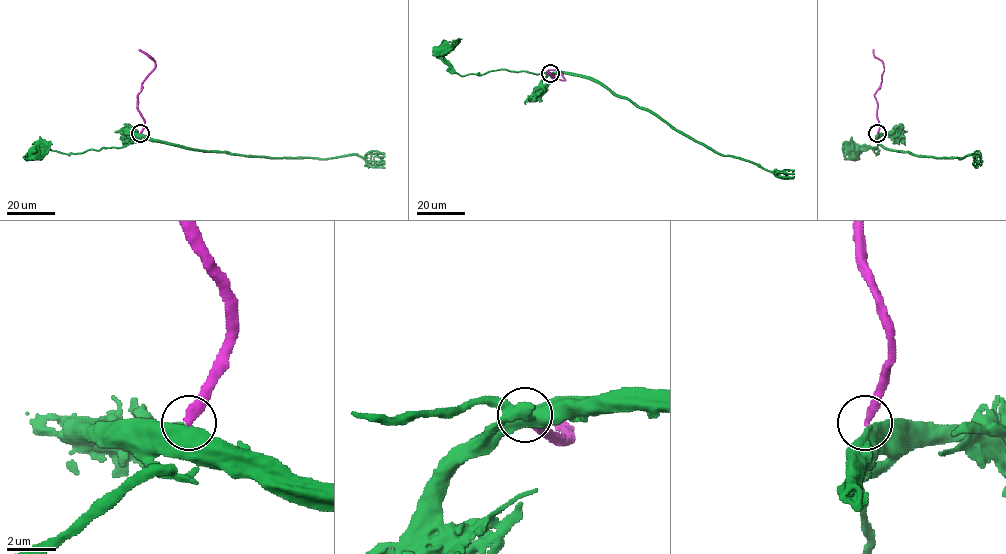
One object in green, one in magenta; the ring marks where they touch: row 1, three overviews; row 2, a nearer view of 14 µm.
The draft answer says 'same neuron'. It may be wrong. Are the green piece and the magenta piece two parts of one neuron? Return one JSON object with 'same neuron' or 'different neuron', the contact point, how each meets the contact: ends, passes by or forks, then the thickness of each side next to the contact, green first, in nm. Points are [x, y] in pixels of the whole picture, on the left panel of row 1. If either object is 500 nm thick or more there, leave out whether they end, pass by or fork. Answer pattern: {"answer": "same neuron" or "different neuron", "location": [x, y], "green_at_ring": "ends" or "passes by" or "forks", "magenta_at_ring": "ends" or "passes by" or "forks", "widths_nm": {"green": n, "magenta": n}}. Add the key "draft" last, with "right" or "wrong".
{"answer": "different neuron", "location": [140, 133], "widths_nm": {"green": 700, "magenta": 360}, "draft": "wrong"}

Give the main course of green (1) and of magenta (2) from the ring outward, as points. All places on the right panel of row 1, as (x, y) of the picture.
1: (877, 133), (877, 144), (873, 150), (878, 153), (879, 150), (873, 147), (852, 152)
2: (877, 133), (879, 122), (874, 94), (884, 70), (873, 49)

